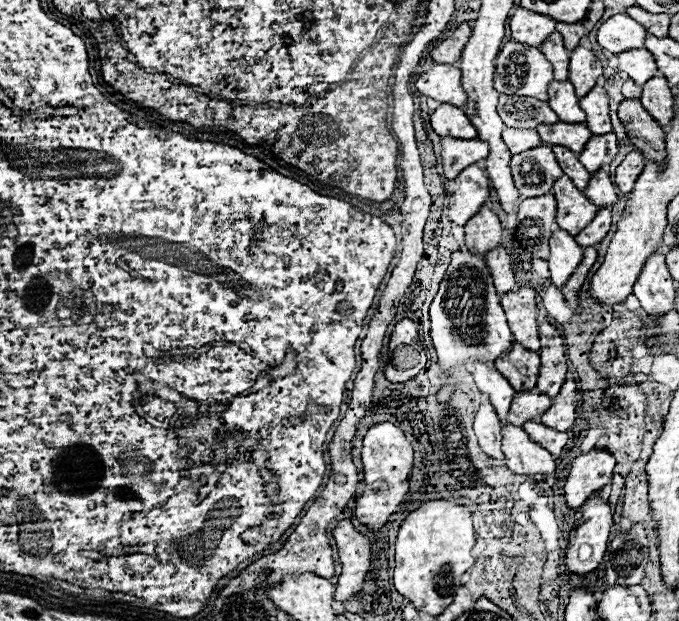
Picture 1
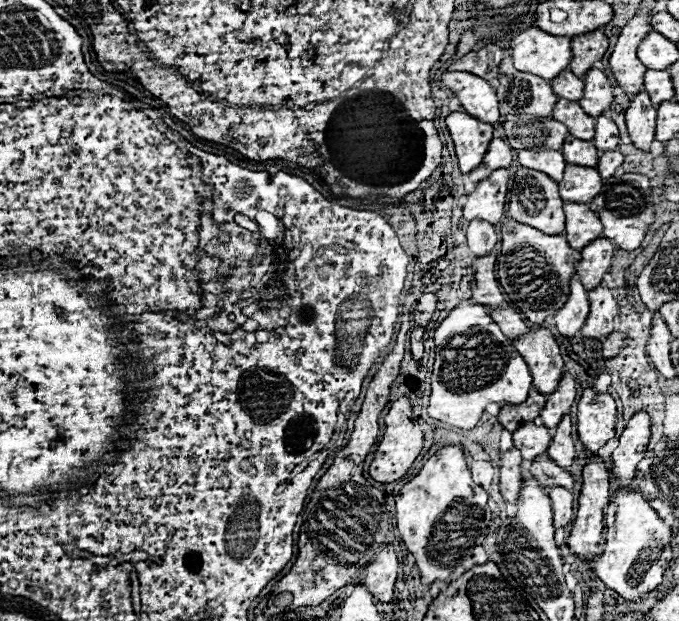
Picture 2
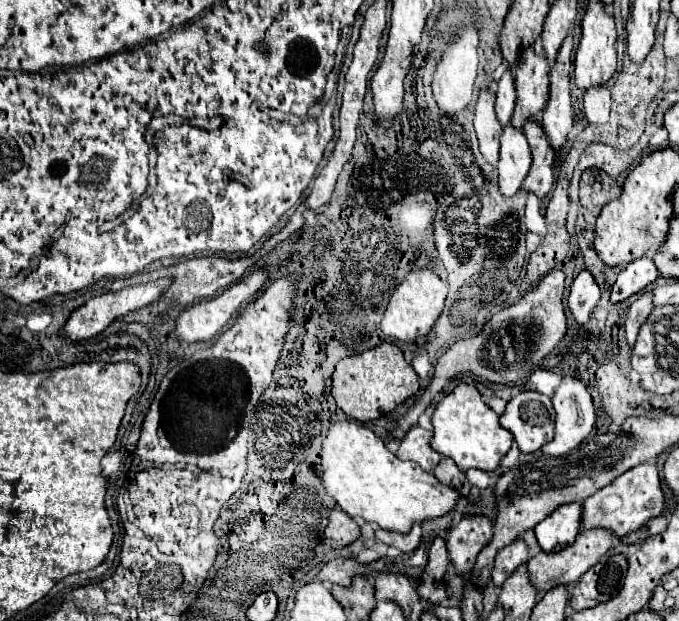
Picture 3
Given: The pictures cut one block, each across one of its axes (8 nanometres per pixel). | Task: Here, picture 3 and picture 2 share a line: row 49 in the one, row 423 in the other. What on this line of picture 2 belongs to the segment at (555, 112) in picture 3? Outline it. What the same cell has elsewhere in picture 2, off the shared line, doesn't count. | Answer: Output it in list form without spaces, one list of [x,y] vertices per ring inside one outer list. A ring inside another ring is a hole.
[[[568,414],[562,418],[560,426],[554,430],[554,438],[552,438],[552,444],[548,448],[548,454],[562,468],[572,466],[576,450],[574,450],[574,442],[572,442],[572,422],[570,422]]]

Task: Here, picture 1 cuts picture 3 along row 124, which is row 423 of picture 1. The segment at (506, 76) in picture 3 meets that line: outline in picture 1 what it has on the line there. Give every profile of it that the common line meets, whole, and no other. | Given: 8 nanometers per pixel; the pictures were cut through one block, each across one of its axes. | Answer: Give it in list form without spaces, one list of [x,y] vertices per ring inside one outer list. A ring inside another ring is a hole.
[[[474,362],[472,366],[472,376],[476,380],[476,386],[480,388],[480,392],[488,394],[490,402],[496,406],[496,412],[502,420],[502,424],[506,424],[506,414],[512,402],[512,396],[516,394],[514,388],[508,384],[508,380],[504,380],[504,376],[500,376],[500,372],[496,372],[496,368],[488,362]]]

